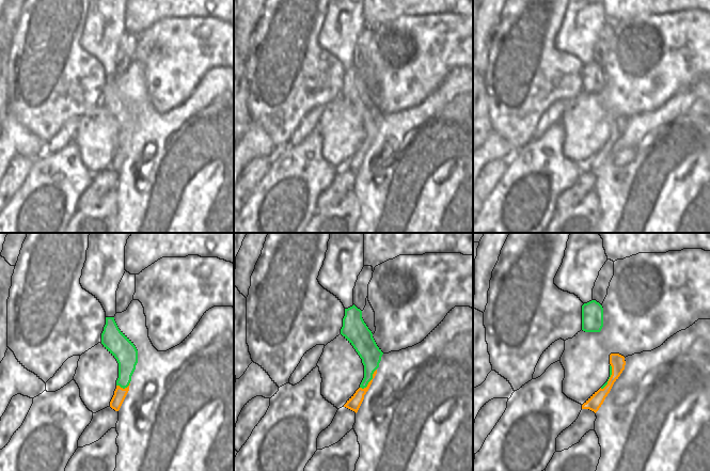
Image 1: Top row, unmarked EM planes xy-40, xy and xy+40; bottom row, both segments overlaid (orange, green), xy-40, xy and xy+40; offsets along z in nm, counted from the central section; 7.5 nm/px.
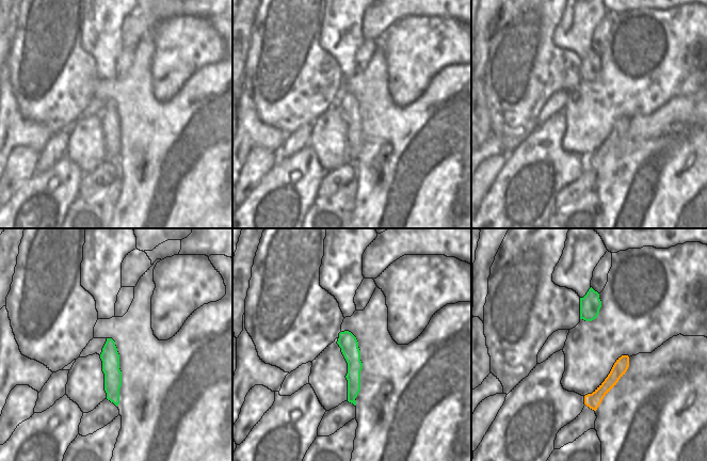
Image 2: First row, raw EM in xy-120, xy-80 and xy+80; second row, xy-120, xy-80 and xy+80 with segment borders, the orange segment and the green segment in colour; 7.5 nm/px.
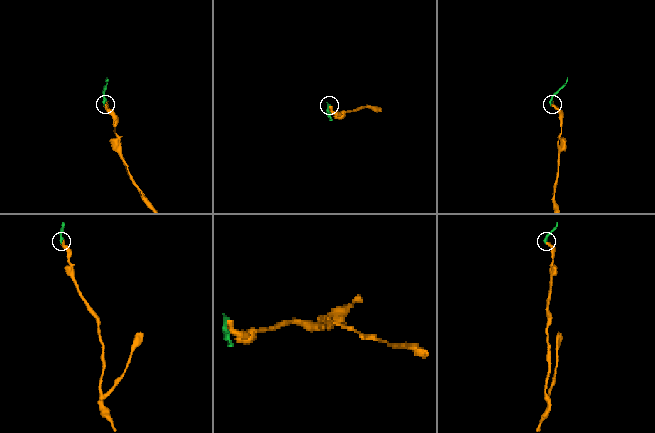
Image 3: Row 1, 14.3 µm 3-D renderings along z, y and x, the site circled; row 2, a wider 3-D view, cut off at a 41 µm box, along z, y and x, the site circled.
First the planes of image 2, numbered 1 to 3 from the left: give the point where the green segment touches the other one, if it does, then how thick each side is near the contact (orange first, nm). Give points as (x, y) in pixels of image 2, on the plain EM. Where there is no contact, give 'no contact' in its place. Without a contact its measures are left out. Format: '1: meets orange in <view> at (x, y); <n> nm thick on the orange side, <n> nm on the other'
1: no contact
2: no contact
3: no contact

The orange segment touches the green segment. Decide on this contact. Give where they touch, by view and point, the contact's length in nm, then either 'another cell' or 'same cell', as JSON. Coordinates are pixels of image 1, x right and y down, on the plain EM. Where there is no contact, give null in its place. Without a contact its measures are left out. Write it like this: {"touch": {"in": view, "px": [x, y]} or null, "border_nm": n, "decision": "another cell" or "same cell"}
{"touch": {"in": "xy", "px": [371, 141]}, "border_nm": 200, "decision": "same cell"}

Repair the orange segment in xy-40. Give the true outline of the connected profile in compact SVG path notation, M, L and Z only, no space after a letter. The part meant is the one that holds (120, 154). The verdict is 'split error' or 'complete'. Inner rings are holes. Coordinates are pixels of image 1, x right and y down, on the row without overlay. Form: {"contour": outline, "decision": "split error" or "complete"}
{"contour": "M106 78L101 105L119 124L116 150L110 168L119 172L128 152L131 137L138 124L138 111L133 104L119 90L114 78Z", "decision": "split error"}

